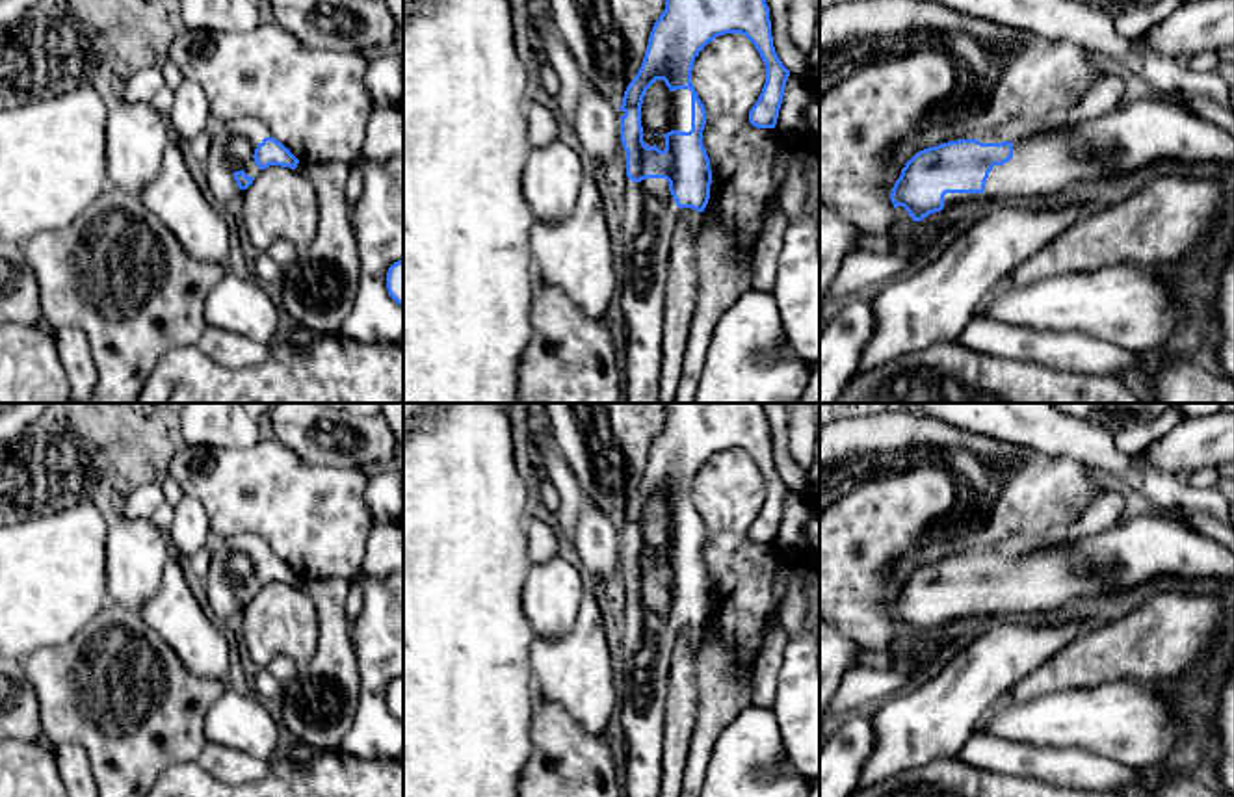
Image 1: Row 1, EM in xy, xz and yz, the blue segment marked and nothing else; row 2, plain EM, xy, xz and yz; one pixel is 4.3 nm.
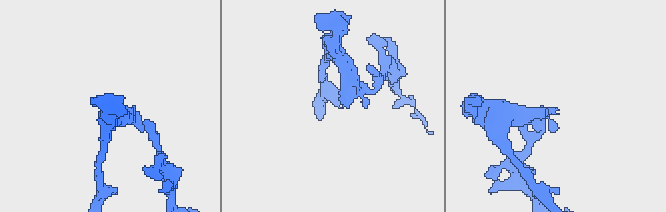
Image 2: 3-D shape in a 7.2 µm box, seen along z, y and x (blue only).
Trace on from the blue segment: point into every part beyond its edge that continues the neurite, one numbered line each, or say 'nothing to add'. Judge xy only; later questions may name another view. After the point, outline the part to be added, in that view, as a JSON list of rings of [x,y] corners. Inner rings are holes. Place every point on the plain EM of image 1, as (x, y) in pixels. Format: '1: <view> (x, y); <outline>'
1: xy (233, 560); [[[251,533],[229,539],[210,537],[206,542],[210,567],[199,581],[199,591],[208,613],[219,622],[236,622],[245,606],[240,606],[234,589],[245,587],[256,594],[262,585],[255,580],[255,565],[264,554],[273,554],[266,541]]]

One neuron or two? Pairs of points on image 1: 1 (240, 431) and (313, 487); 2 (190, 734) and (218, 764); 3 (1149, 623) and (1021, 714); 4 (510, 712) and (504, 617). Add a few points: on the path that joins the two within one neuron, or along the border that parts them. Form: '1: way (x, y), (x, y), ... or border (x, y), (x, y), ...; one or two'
1: border (259, 439), (249, 446), (212, 448); two
2: border (207, 742), (196, 760); two
3: border (1093, 686), (1049, 692), (1026, 701), (1008, 699); two
4: way (502, 688), (502, 641); one

